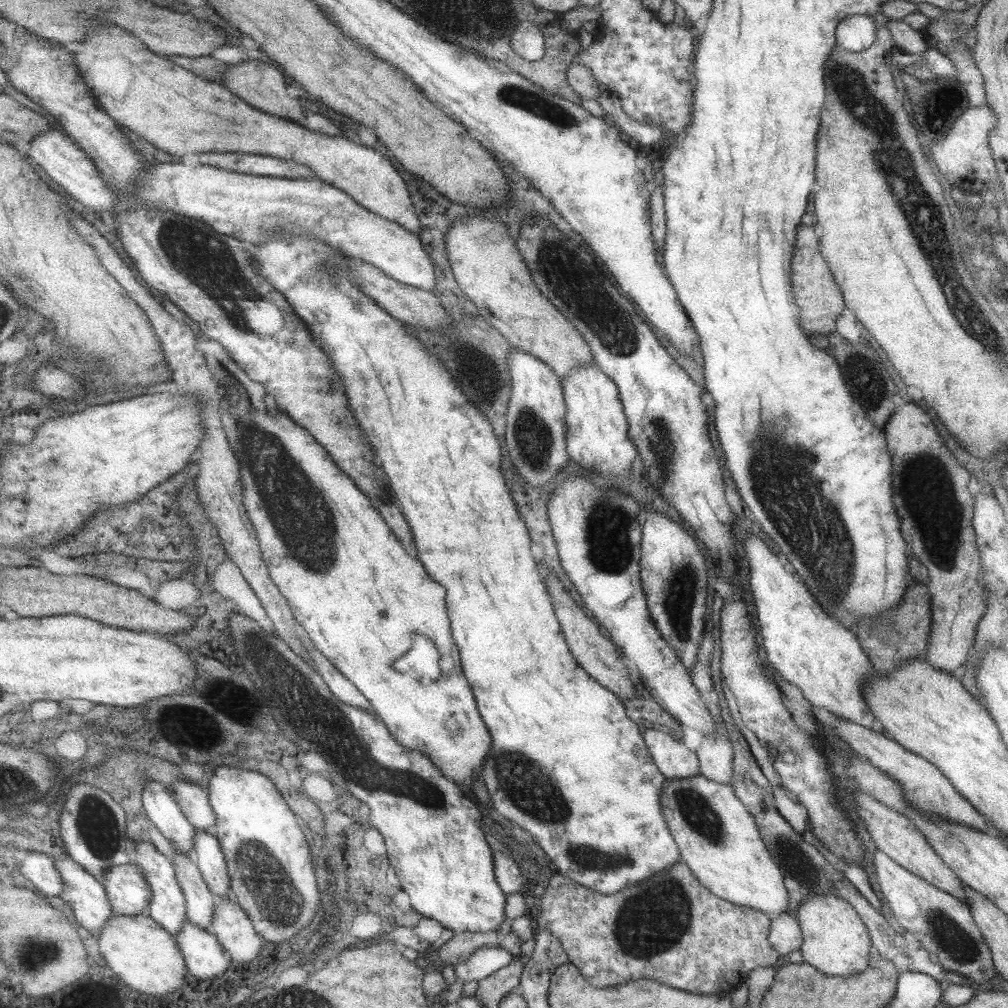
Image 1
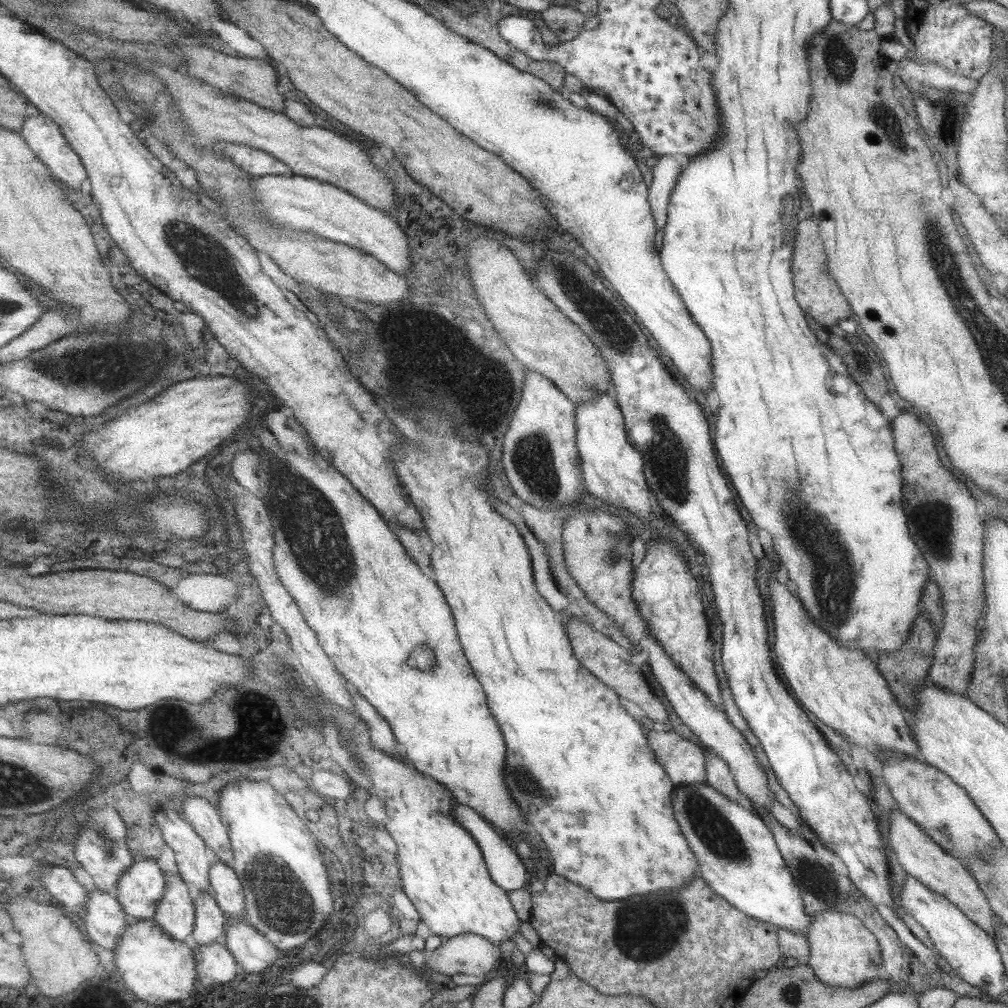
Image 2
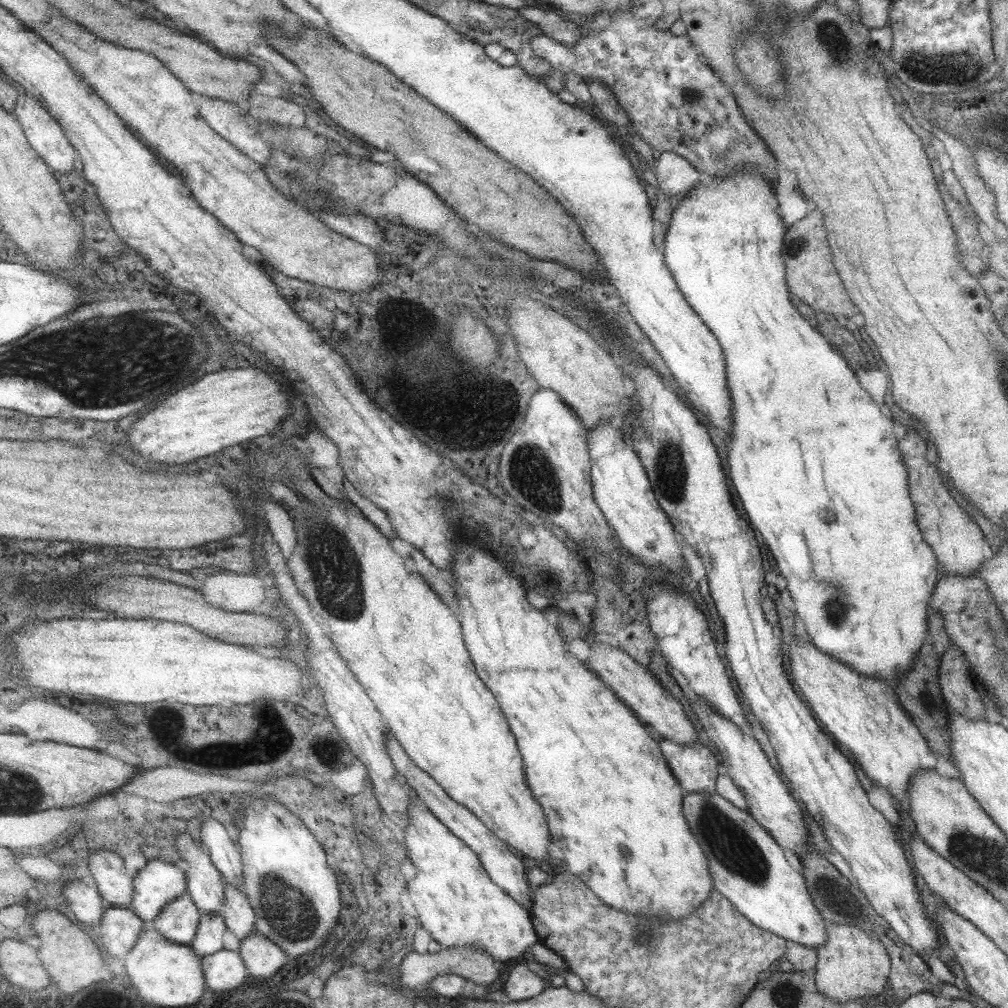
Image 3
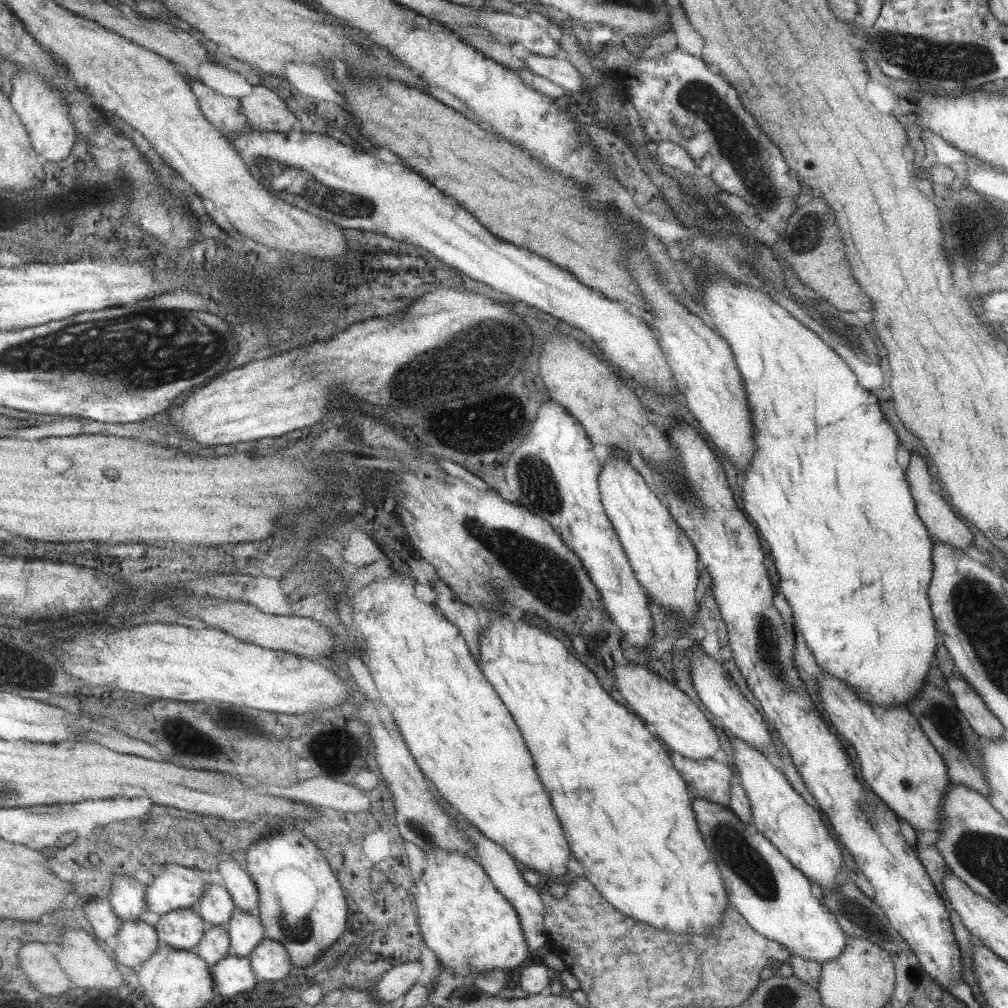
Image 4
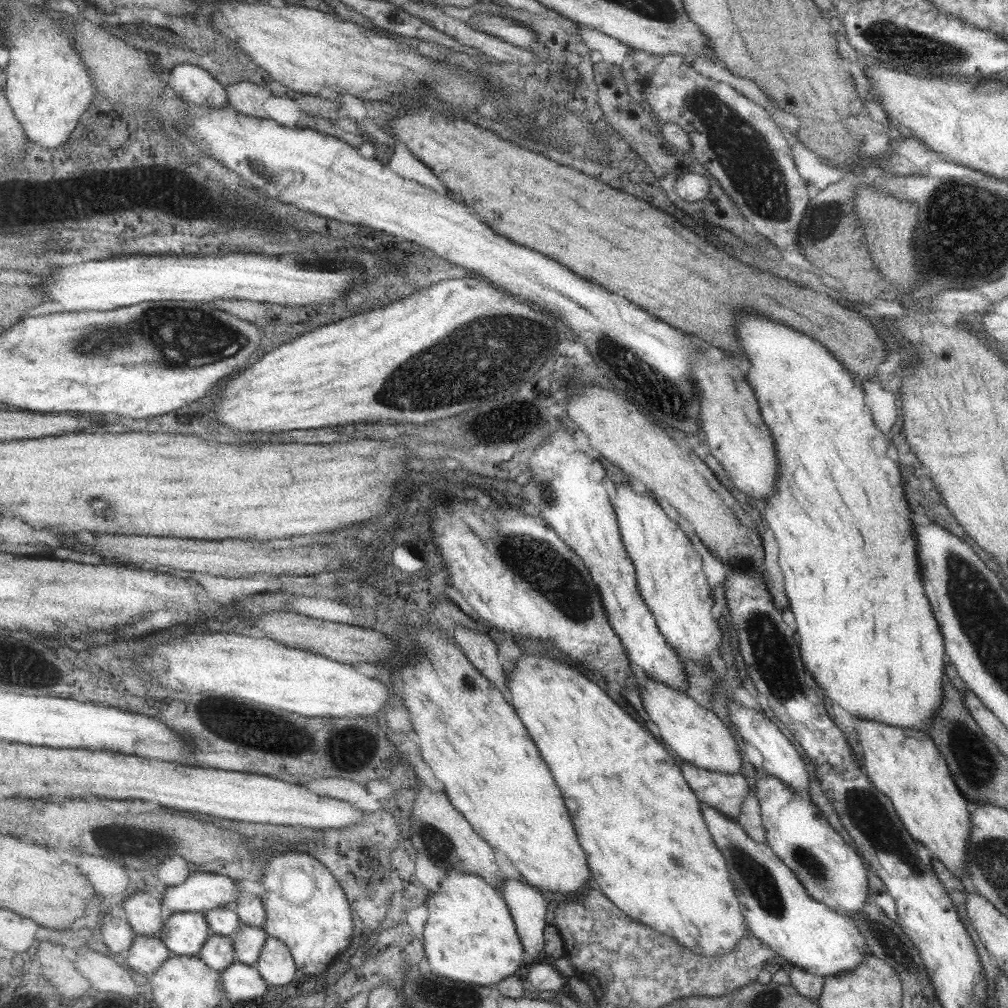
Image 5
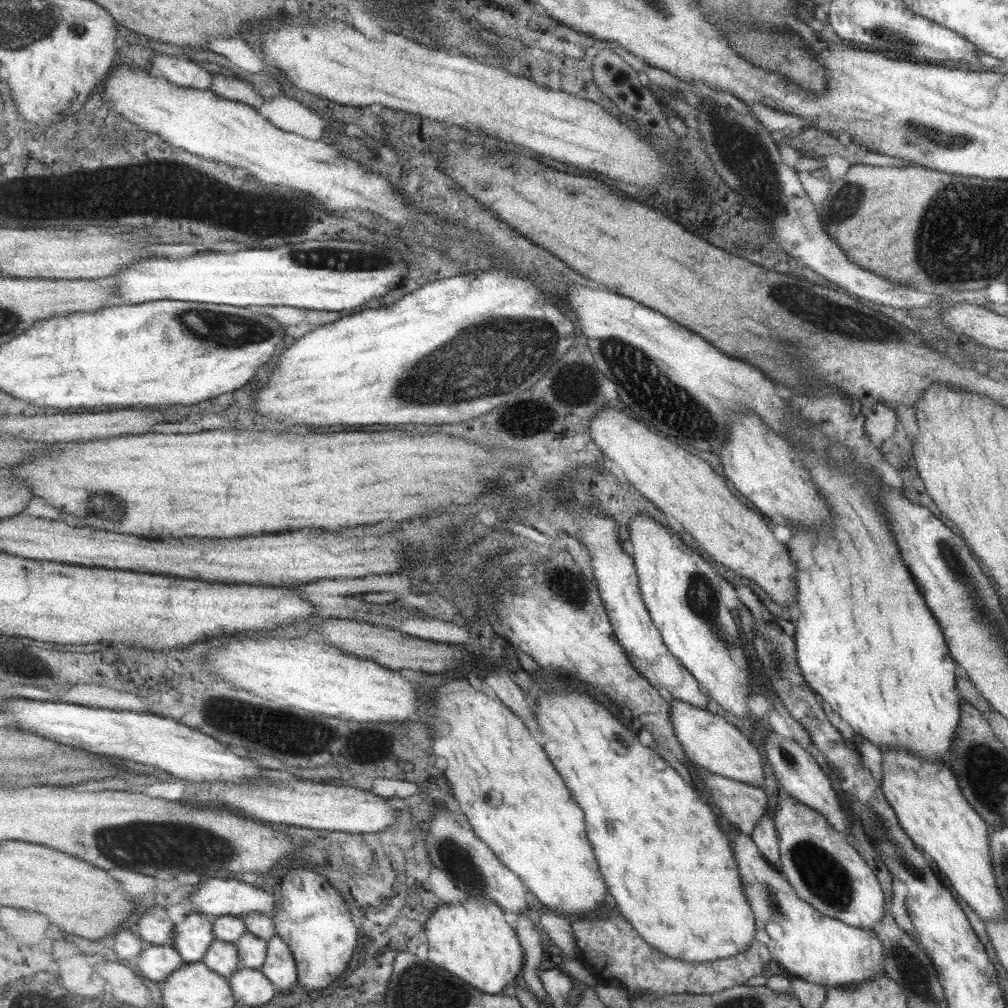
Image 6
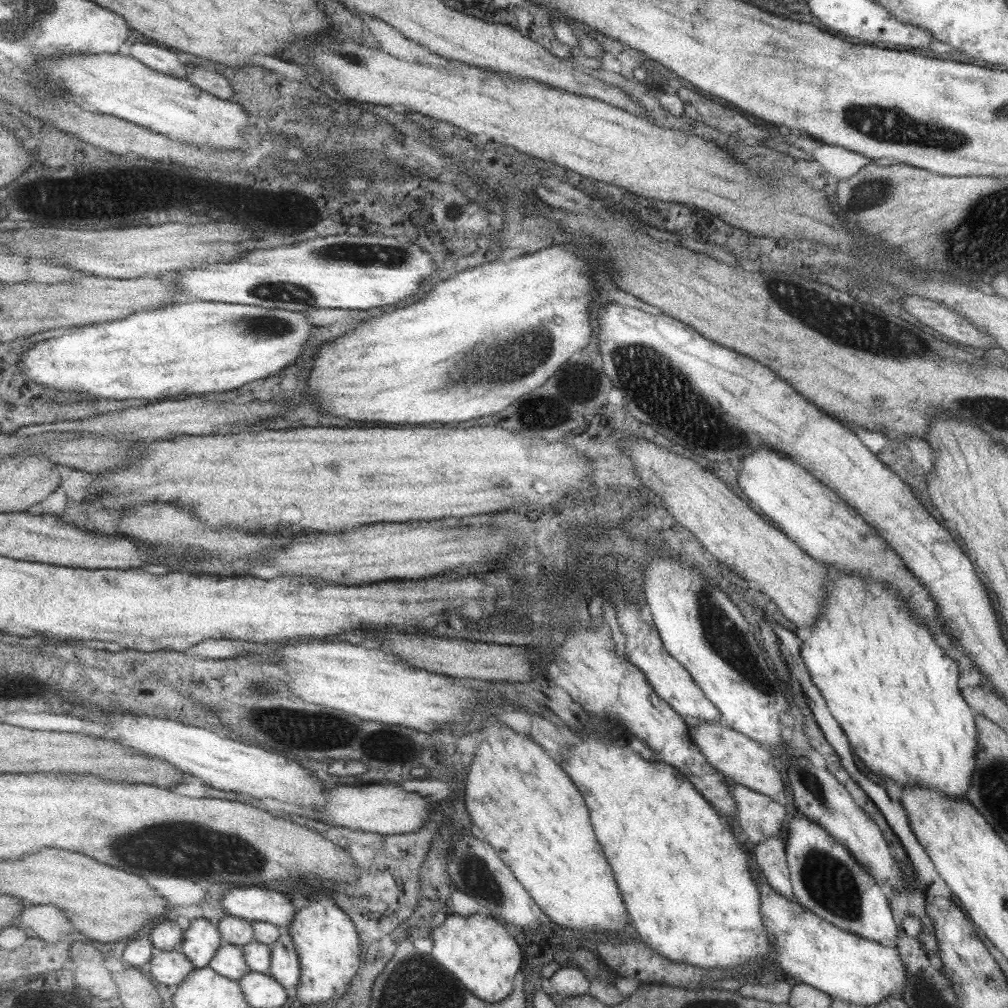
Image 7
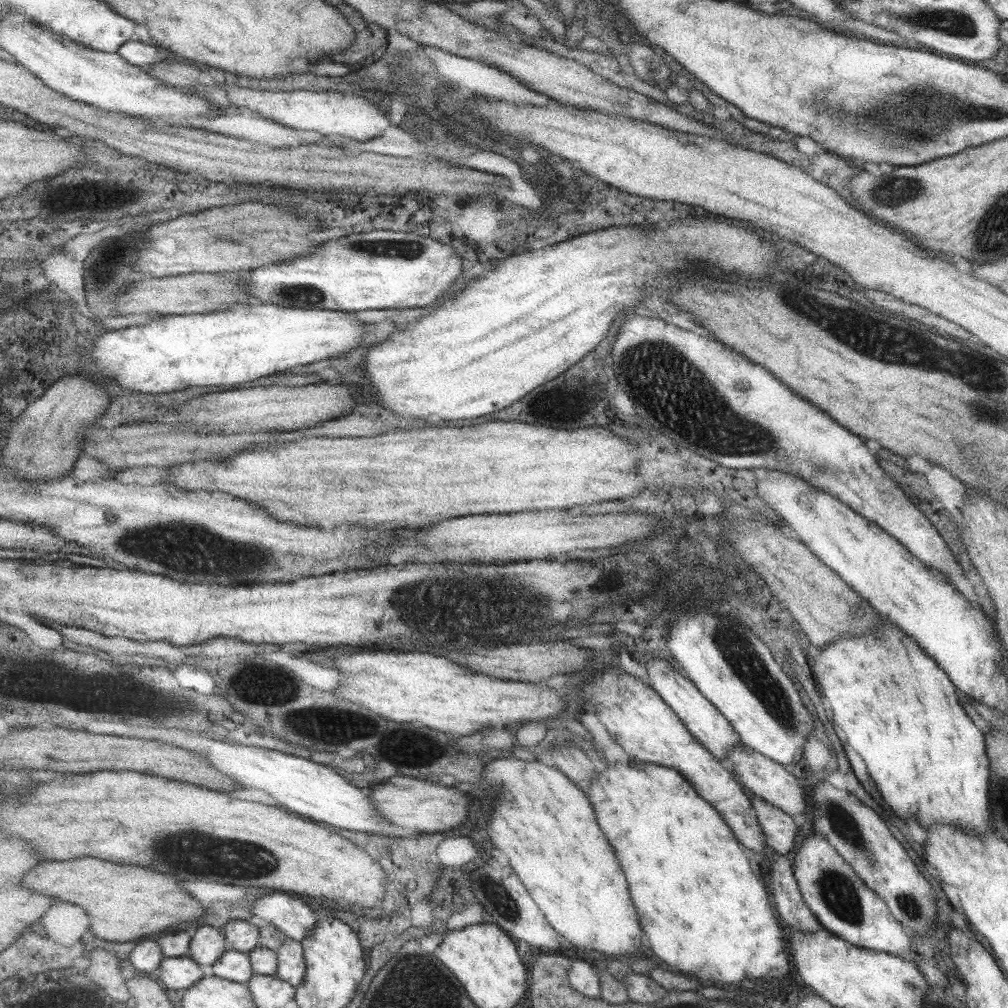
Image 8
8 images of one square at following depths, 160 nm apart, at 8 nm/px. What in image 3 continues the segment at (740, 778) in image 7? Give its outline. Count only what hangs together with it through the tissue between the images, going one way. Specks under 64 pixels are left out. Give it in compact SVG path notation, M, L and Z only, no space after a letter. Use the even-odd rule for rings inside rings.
M601 643L589 644L589 653L589 664L597 671L601 682L610 688L620 702L629 707L644 724L651 726L660 737L675 744L698 742L695 726L689 720L689 716L685 714L683 706L666 688L663 688L647 666L644 667L635 662L619 648Z

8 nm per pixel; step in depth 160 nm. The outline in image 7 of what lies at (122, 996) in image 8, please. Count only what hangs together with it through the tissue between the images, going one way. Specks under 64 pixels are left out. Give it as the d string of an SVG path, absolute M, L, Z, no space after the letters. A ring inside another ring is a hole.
M75 942L73 946L73 960L77 962L77 980L91 990L95 996L109 1000L119 998L119 986L114 974L105 966L105 956L91 944Z

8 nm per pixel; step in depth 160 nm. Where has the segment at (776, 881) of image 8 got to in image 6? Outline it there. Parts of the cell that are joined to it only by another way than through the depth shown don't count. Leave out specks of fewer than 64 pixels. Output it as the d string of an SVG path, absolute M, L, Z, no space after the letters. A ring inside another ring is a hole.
M767 815L762 816L761 820L753 828L750 839L759 849L762 857L773 867L777 872L781 872L780 852L778 845L778 834L774 827L774 822Z

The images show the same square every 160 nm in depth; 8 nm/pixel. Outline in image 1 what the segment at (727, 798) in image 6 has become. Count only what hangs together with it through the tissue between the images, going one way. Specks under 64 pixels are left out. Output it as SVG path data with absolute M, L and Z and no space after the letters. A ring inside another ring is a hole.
M655 729L642 731L642 737L663 777L687 778L700 774L696 751L687 748L680 737Z

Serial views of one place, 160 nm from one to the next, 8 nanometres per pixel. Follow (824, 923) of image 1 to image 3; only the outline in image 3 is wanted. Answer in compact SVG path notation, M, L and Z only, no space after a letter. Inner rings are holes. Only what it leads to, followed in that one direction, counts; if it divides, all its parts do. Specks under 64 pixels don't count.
M827 924L826 943L815 948L814 986L820 993L835 1003L847 1003L857 999L869 1000L885 988L890 971L890 958L885 947L859 928L843 924Z

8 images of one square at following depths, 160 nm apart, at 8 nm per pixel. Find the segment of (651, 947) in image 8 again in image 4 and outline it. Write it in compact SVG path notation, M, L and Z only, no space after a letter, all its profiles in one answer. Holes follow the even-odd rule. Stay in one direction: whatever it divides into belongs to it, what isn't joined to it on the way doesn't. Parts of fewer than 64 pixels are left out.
M503 610L490 612L490 622L488 626L482 627L479 637L479 660L478 665L483 671L485 680L492 684L497 696L503 700L507 710L511 712L515 724L521 730L521 736L525 738L525 744L533 756L535 772L539 774L541 782L545 784L545 790L551 796L551 804L557 812L561 828L565 828L565 838L572 856L585 868L585 878L595 887L595 890L607 901L615 910L627 914L633 920L645 922L653 928L659 930L669 930L675 934L697 934L697 936L707 936L712 932L711 928L716 926L722 918L722 912L728 904L727 892L723 888L723 880L719 876L717 864L714 863L713 856L703 844L702 834L697 830L695 815L691 806L692 800L687 792L685 780L681 778L680 772L675 770L672 765L669 750L661 746L660 740L653 733L652 729L647 728L633 711L627 710L623 705L613 700L609 694L603 690L597 677L584 664L584 661L573 654L567 646L567 641L559 634L556 638L553 634L545 633L535 625L529 625L521 619L515 622L509 621Z

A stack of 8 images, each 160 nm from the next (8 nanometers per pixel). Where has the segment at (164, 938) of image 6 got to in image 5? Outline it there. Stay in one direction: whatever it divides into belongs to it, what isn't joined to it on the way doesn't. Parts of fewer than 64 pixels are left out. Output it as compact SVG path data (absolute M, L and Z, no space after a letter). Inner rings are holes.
M137 891L125 898L122 908L124 916L131 923L133 930L140 936L158 936L165 928L161 914L162 901L153 898L147 891Z

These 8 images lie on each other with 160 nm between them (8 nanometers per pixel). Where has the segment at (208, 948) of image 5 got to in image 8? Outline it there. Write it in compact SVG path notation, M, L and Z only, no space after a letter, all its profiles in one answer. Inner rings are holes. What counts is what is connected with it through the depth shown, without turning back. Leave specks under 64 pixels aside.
M228 950L214 965L213 974L227 980L248 983L255 975L251 957L244 952Z

